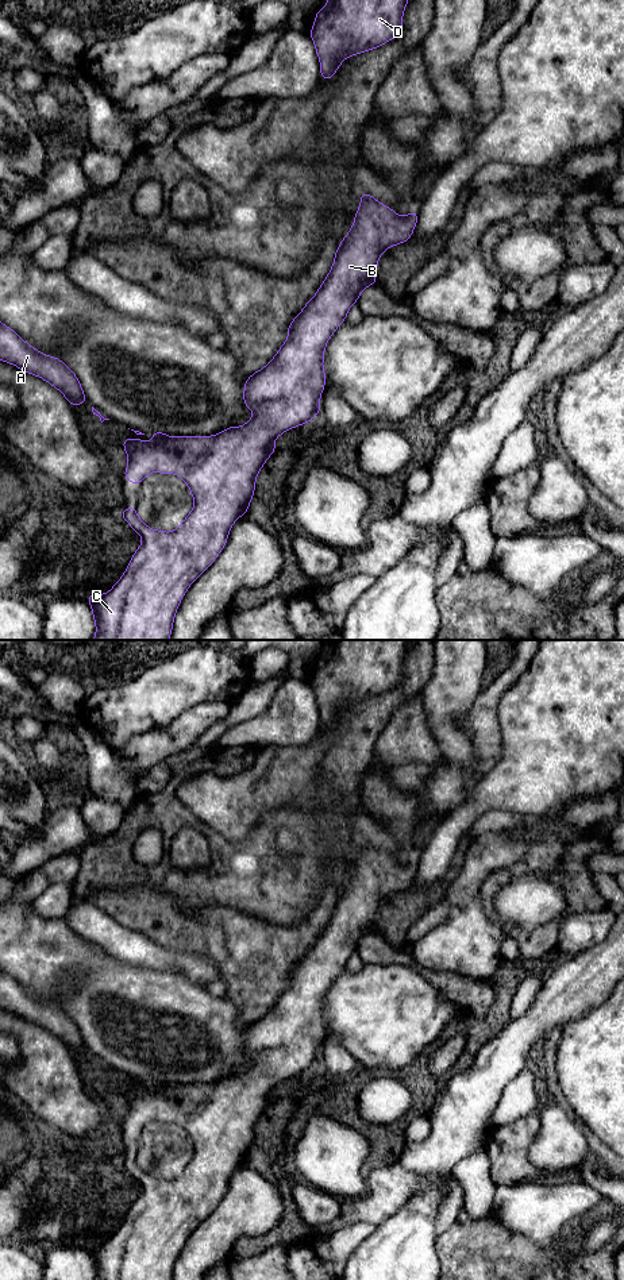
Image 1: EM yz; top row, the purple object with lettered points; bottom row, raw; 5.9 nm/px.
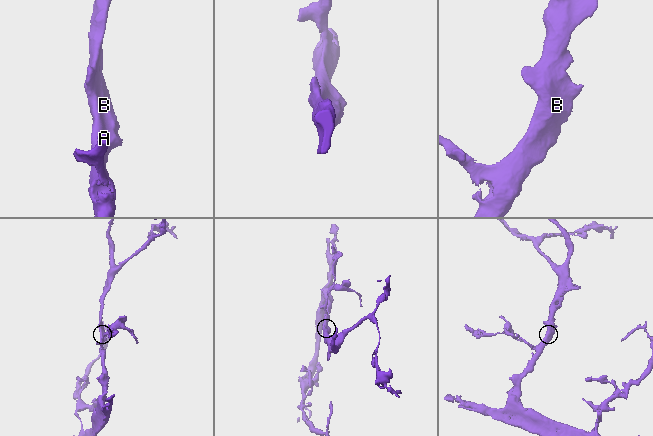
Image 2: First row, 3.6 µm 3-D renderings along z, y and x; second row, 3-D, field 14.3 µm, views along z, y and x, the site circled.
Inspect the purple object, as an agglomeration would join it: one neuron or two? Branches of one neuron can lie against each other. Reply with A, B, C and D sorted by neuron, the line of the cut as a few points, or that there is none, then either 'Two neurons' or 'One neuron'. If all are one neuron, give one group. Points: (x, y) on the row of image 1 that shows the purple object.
Groups: A B C D. No split. One neuron

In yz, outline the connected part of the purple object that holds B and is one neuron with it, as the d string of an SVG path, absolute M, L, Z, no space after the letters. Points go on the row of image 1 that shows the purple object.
M361 192L361 204L355 213L354 224L350 230L350 232L343 238L342 243L336 248L335 252L335 261L332 263L332 267L323 281L321 286L316 292L316 294L305 304L304 309L293 319L290 325L288 327L288 339L286 342L280 347L276 356L261 370L255 371L253 375L250 375L244 383L243 390L243 398L244 398L244 406L250 408L254 413L254 416L242 427L228 427L227 429L222 431L217 435L212 436L176 436L170 437L163 432L151 432L150 435L155 439L154 442L145 442L145 440L132 440L132 439L123 439L123 448L126 450L126 454L128 456L128 464L124 471L124 478L128 478L132 485L139 485L140 481L143 481L150 473L162 473L162 474L176 474L181 477L185 483L188 485L194 506L190 510L190 513L185 517L184 523L174 529L173 532L163 532L163 531L155 531L153 528L149 528L136 514L136 508L124 508L120 517L123 517L132 529L136 531L136 533L142 537L140 547L134 552L134 556L131 558L123 577L113 585L113 587L107 594L95 594L90 593L89 597L89 605L93 613L95 625L96 625L96 636L92 640L169 640L173 629L173 621L176 612L180 606L180 602L189 589L189 586L213 563L213 560L217 558L217 555L222 552L222 550L226 545L226 541L228 539L230 529L232 524L244 513L249 512L249 505L251 498L254 497L255 490L255 479L258 473L261 471L265 462L269 459L269 456L277 450L274 446L274 440L284 433L288 429L292 429L294 427L298 427L301 424L305 424L311 421L316 415L320 412L320 396L324 390L326 385L326 373L323 369L323 361L324 361L324 348L332 336L332 334L336 331L336 328L346 320L347 312L350 306L355 302L358 302L358 297L361 292L370 286L375 285L375 270L378 266L380 255L390 248L392 246L400 244L411 239L412 232L417 223L417 212L412 211L407 216L398 216L394 211L392 211L389 207L381 204L377 201L373 196L367 193Z

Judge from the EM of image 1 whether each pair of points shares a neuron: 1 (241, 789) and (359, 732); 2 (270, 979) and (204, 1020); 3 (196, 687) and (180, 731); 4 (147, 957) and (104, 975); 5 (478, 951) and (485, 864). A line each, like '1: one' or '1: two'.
1: one
2: two
3: two
4: two
5: one

